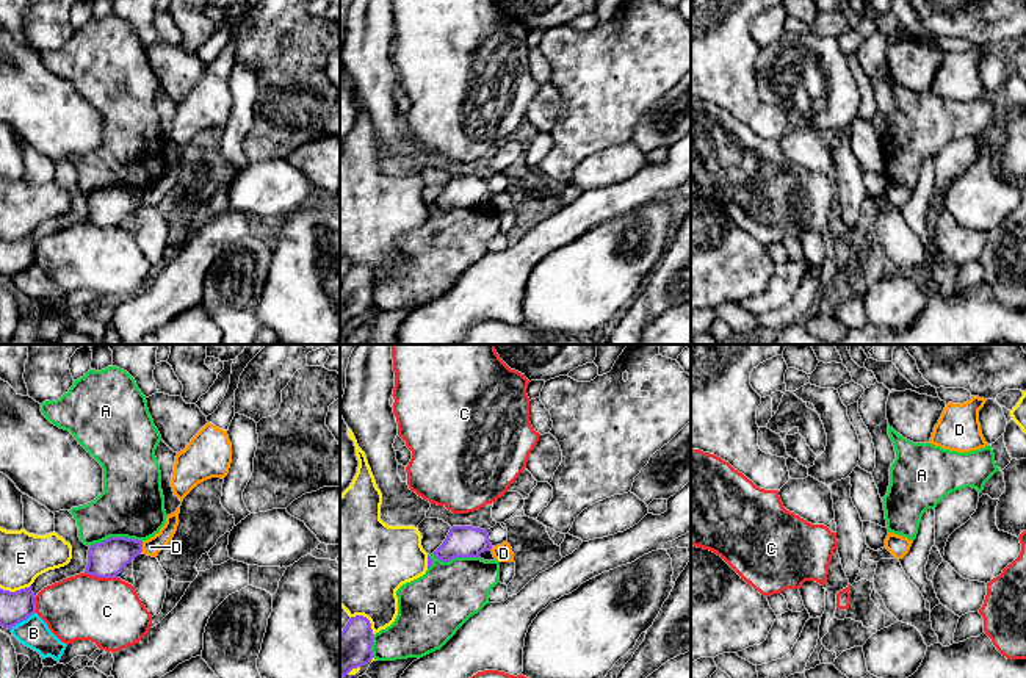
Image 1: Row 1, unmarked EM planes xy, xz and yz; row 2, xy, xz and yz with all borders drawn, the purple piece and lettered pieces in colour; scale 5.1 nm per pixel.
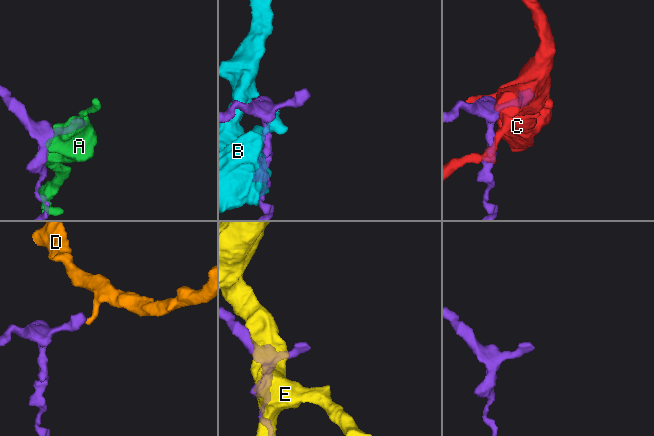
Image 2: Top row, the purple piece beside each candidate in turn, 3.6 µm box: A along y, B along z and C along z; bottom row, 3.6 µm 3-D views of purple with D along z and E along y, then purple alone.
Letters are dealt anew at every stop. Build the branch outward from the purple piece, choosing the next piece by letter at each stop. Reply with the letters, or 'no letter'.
no letter

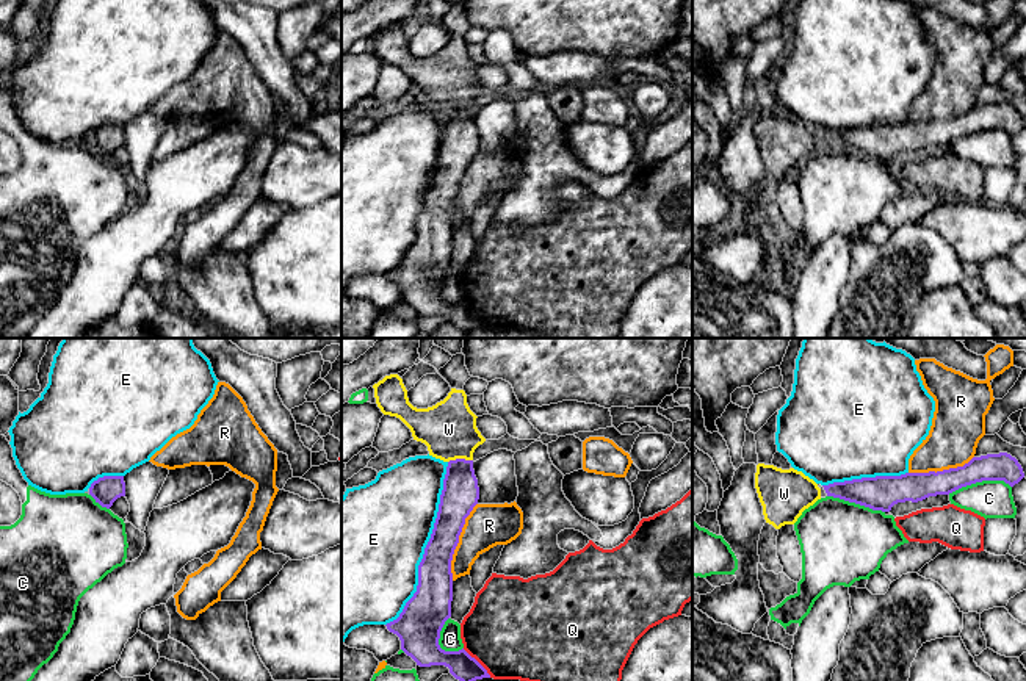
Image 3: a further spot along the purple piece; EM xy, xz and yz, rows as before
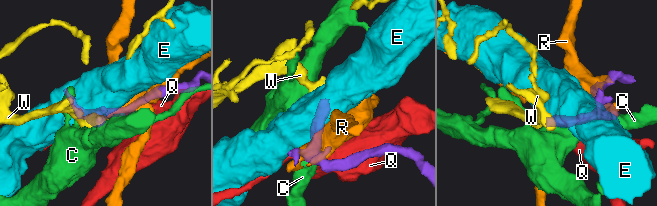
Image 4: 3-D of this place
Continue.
W

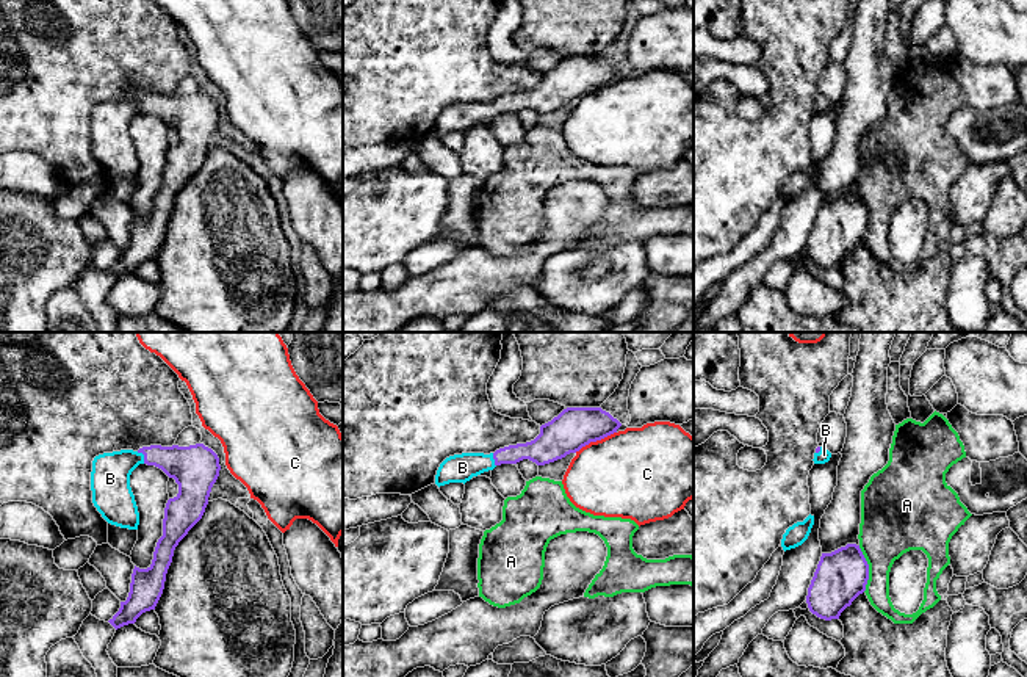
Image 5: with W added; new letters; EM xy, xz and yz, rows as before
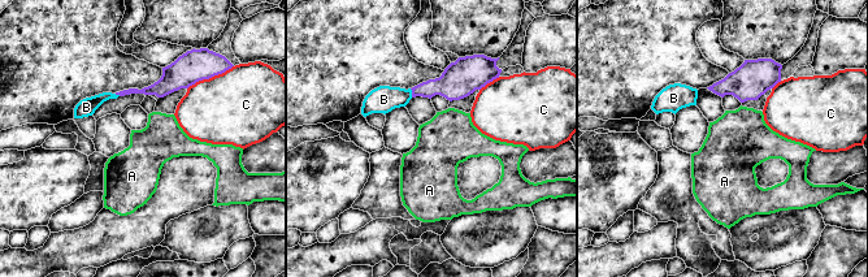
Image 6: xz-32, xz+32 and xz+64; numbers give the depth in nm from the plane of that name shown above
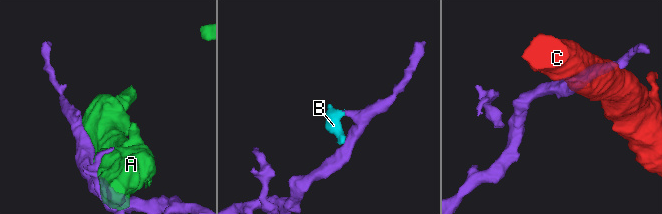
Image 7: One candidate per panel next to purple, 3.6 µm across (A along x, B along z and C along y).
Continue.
B

